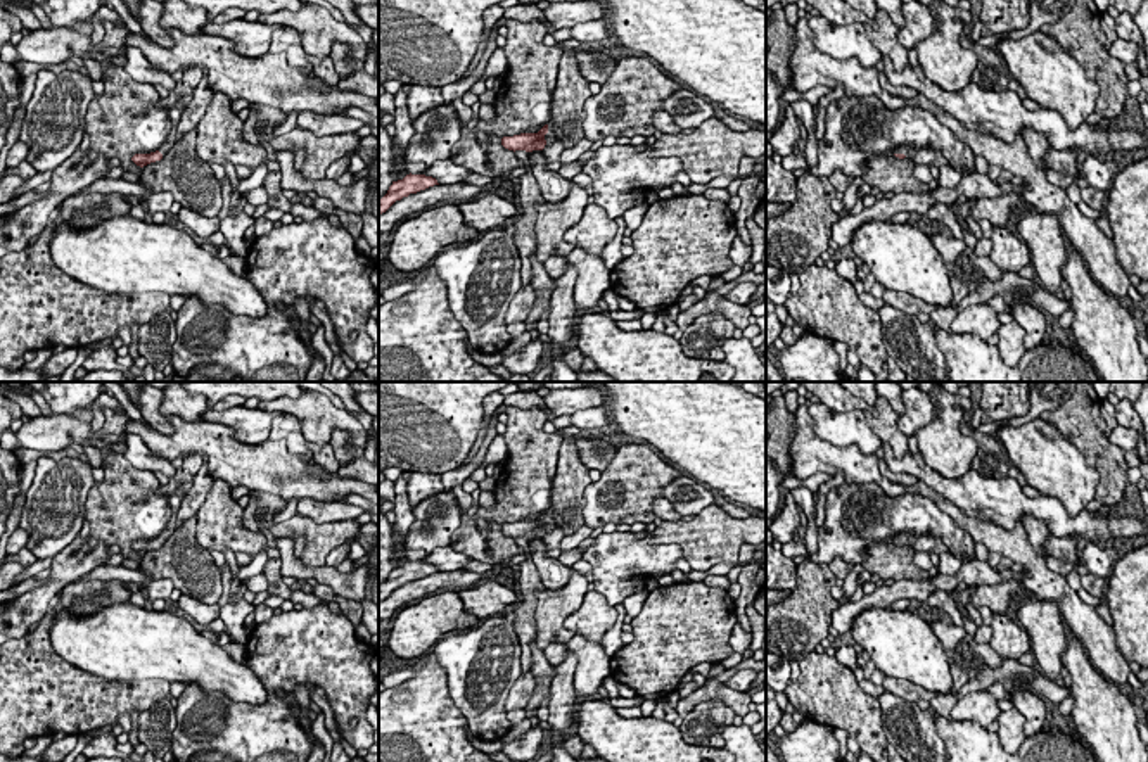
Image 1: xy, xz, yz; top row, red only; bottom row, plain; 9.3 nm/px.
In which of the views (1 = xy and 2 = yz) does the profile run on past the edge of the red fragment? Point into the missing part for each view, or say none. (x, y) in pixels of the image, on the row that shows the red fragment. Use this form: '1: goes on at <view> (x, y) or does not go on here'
1: goes on at xy (172, 139)
2: goes on at yz (908, 151)

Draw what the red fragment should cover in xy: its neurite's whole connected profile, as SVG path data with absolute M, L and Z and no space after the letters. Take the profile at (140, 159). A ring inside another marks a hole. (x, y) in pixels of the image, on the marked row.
M176 126L171 128L166 142L164 142L156 152L150 152L150 154L135 154L135 156L131 157L131 161L133 161L137 166L144 168L144 166L147 166L147 164L150 164L150 162L161 161L163 156L164 156L175 143L176 143Z

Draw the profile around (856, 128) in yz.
M842 97L832 100L825 114L825 135L818 142L818 162L806 169L830 176L842 169L861 178L871 156L894 156L894 149L911 145L941 150L958 173L975 169L975 154L961 143L930 111L906 105L889 111L878 97Z

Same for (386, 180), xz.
M379 124L379 200L387 194L392 185L392 138L386 126Z

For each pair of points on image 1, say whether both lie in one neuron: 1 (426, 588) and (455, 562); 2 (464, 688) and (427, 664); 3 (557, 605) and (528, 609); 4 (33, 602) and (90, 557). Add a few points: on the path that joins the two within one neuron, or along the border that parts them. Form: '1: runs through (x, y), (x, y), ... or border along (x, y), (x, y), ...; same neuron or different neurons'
1: border along (464, 565), (453, 571), (440, 571); different neurons
2: border along (433, 652), (445, 671), (448, 695), (462, 716); different neurons
3: border along (536, 590), (533, 641); different neurons
4: runs through (47, 590), (76, 560); same neuron

